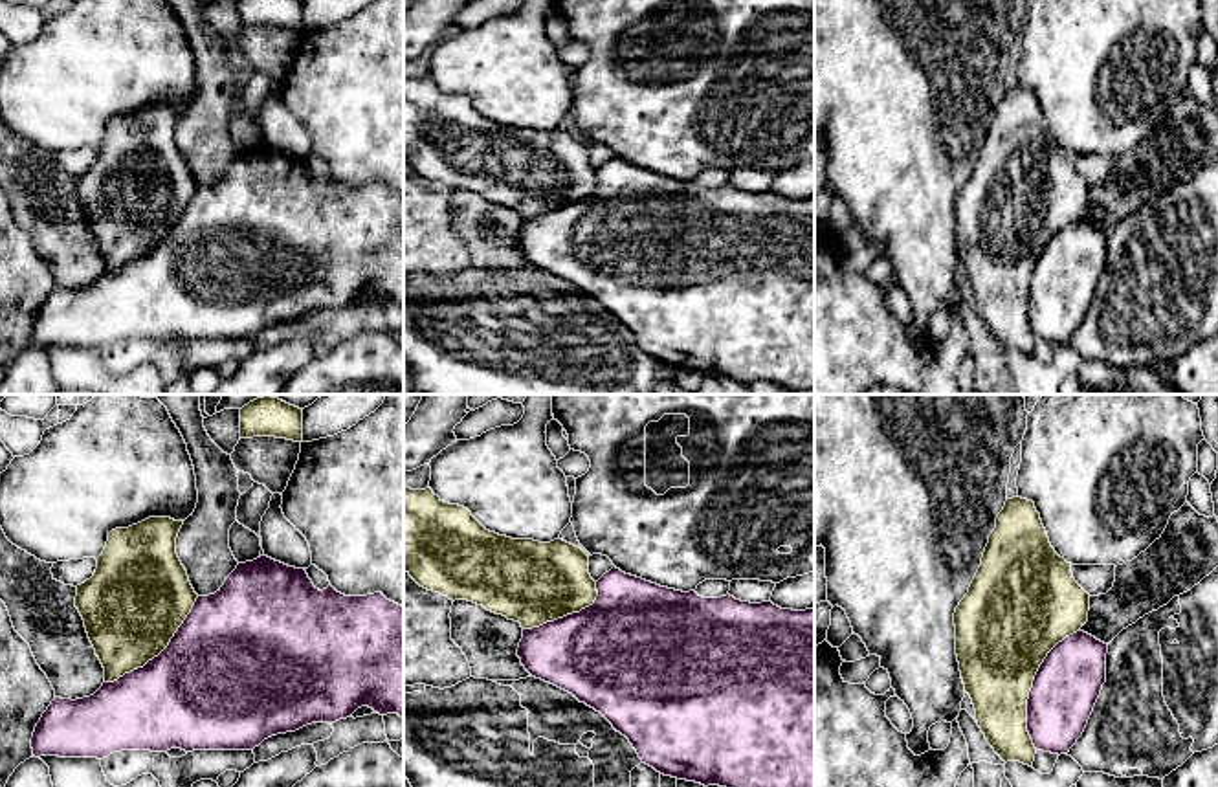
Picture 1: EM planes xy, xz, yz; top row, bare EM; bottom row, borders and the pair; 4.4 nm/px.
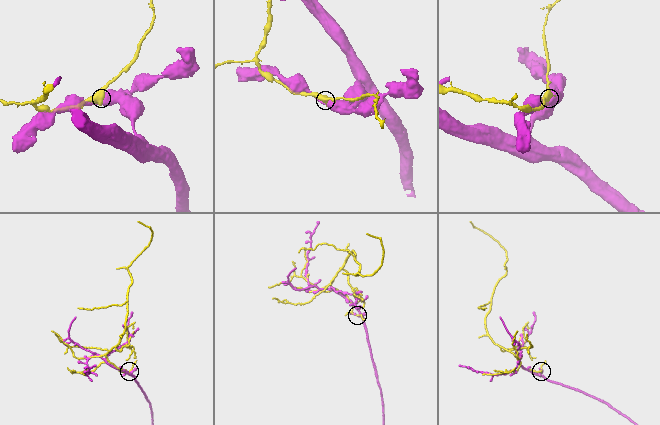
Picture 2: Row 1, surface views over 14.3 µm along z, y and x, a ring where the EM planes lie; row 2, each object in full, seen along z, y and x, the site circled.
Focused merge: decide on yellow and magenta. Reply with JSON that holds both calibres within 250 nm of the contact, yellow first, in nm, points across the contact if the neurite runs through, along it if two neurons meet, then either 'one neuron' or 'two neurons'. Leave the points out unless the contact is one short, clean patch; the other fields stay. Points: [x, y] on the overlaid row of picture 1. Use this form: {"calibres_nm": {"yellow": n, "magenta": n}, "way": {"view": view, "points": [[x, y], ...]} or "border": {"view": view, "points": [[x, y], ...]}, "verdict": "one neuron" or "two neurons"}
{"calibres_nm": {"yellow": 400, "magenta": 300}, "verdict": "two neurons"}

